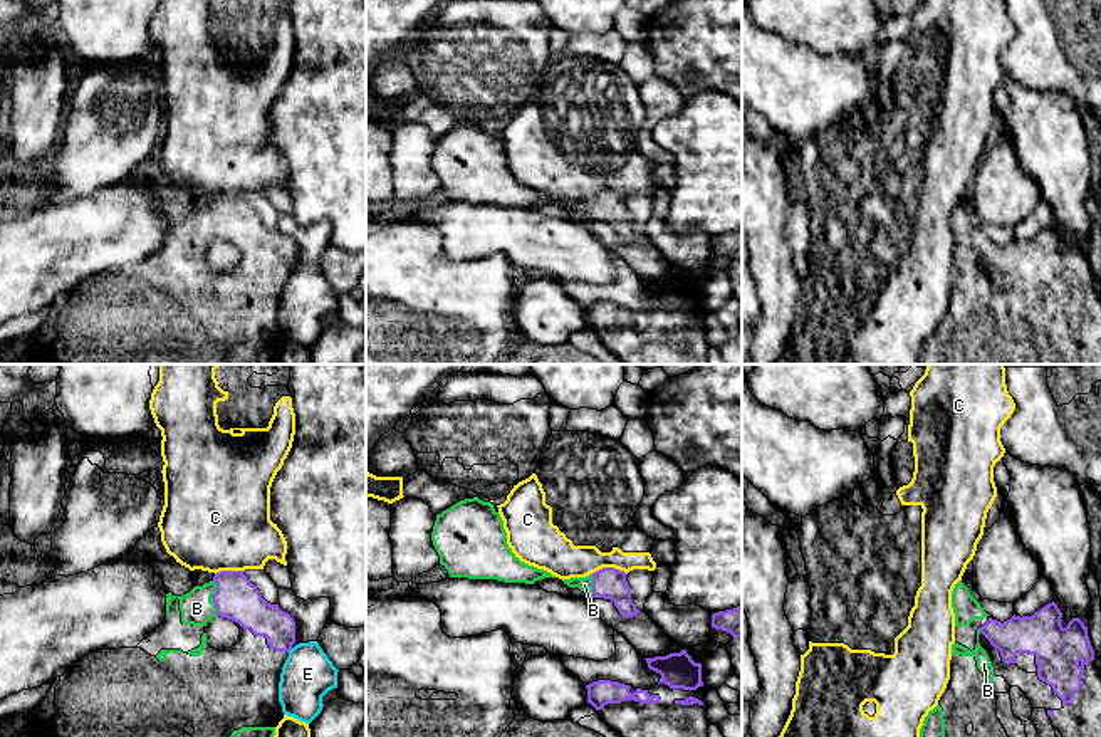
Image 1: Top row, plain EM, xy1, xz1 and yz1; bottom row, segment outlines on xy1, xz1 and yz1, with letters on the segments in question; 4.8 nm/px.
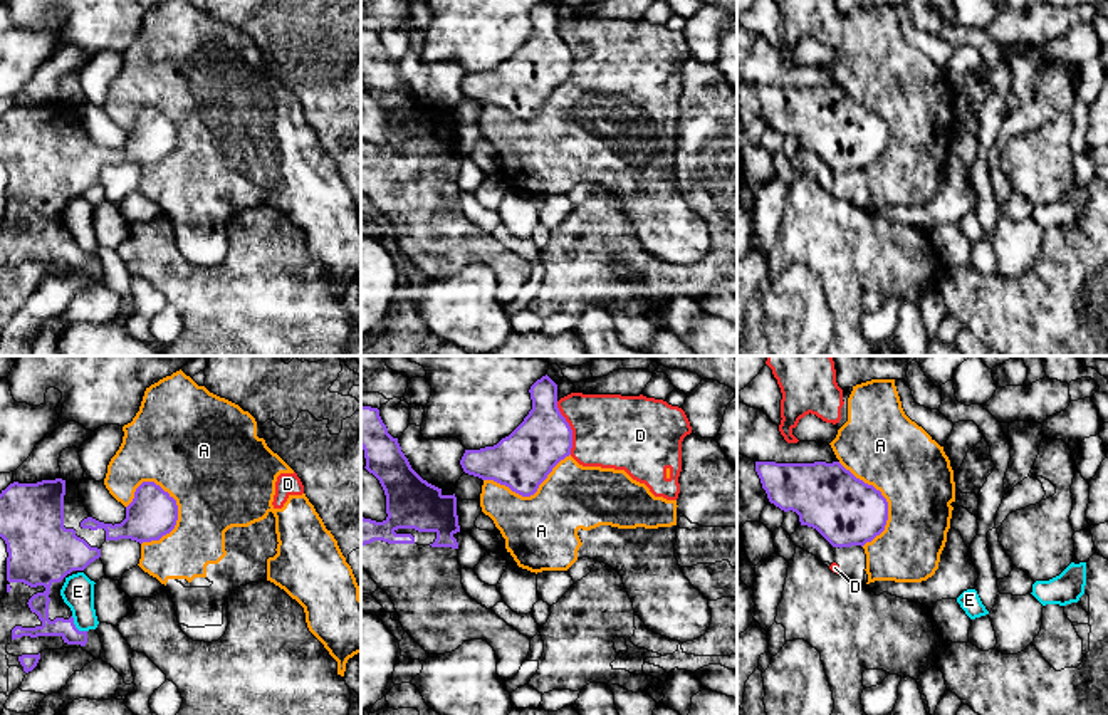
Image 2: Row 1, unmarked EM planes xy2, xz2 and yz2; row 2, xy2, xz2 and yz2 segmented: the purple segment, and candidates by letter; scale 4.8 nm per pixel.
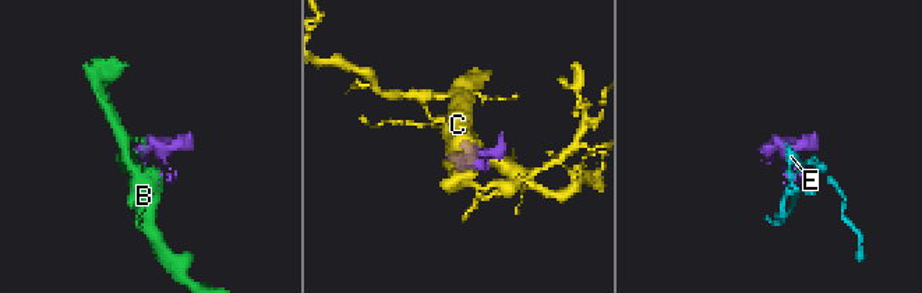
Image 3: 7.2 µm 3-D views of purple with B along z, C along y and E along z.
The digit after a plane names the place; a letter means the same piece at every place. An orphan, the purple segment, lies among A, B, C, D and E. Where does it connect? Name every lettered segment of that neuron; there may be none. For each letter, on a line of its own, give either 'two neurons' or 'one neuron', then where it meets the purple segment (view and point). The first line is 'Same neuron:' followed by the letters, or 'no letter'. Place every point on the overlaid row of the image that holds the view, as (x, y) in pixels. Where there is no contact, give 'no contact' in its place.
Same neuron: B
A: two neurons; meets purple in xy2 at (177, 519)
B: one neuron; meets purple in xy1 at (212, 598)
C: two neurons; meets purple in xz1 at (608, 568)
D: two neurons; meets purple in xz2 at (569, 428)
E: two neurons; meets purple in xy2 at (74, 626)

